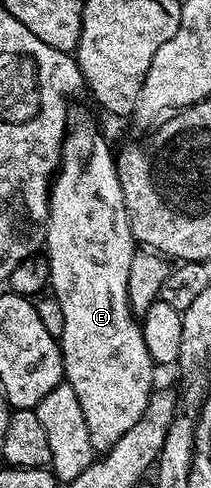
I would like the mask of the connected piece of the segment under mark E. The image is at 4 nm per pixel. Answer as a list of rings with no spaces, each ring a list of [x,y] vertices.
[[[80,123],[71,128],[64,137],[64,154],[60,156],[60,165],[55,179],[52,181],[52,189],[48,197],[48,228],[44,231],[43,250],[48,251],[46,262],[48,264],[48,278],[50,280],[50,291],[56,297],[58,305],[62,307],[63,332],[58,342],[60,351],[64,354],[64,377],[66,382],[74,389],[78,402],[82,405],[82,413],[86,417],[86,429],[90,429],[90,441],[92,442],[93,452],[103,453],[109,451],[122,437],[122,433],[127,433],[133,425],[146,413],[146,405],[150,401],[154,390],[152,378],[155,377],[157,368],[150,357],[150,349],[146,349],[146,341],[141,324],[137,316],[132,314],[128,304],[128,294],[126,293],[126,277],[130,277],[130,261],[134,250],[134,240],[130,221],[126,213],[126,201],[122,197],[122,185],[116,176],[116,160],[113,148],[108,148],[108,143],[91,127],[88,123]]]

